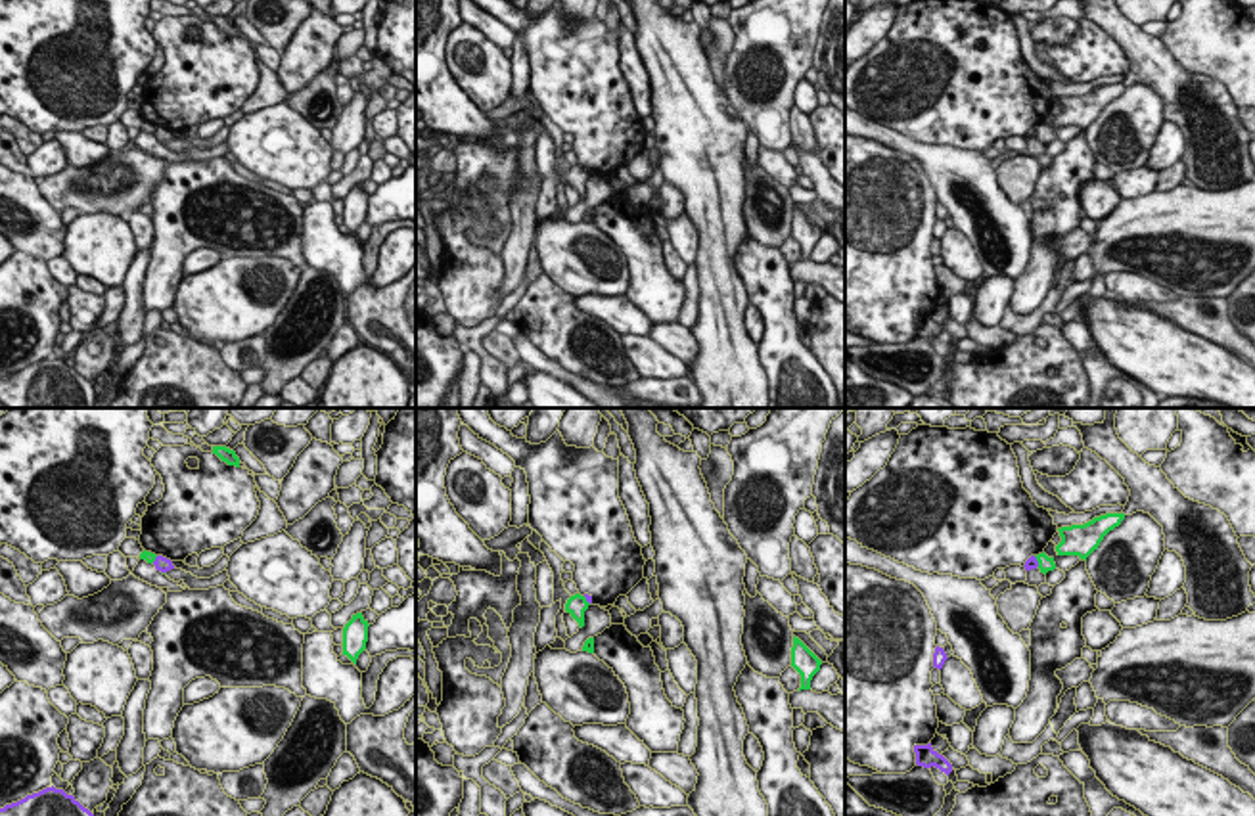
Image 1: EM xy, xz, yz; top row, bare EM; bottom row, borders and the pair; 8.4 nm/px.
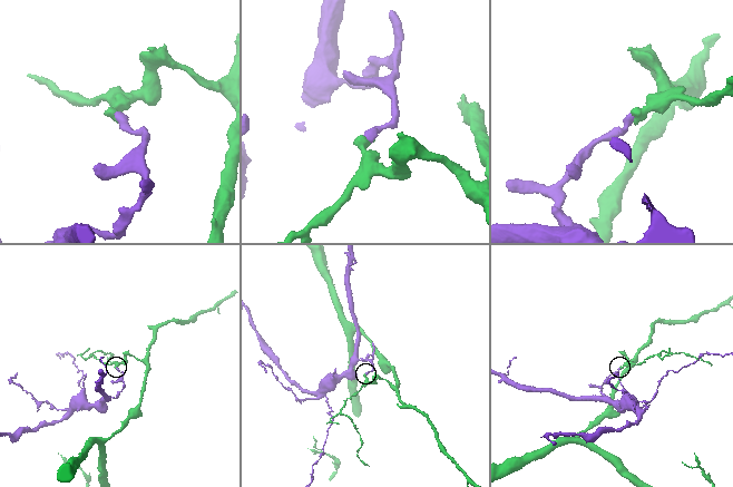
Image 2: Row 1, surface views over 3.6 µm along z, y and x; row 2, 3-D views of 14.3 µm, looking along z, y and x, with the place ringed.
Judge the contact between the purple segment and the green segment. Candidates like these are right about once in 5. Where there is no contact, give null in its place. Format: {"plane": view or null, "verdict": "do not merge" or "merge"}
{"plane": "yz", "verdict": "do not merge"}

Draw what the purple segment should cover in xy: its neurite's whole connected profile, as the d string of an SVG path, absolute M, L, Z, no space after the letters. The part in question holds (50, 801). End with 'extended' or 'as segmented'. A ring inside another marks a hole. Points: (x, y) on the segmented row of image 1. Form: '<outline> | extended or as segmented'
M46 787L0 808L0 816L94 816L63 789Z | as segmented

